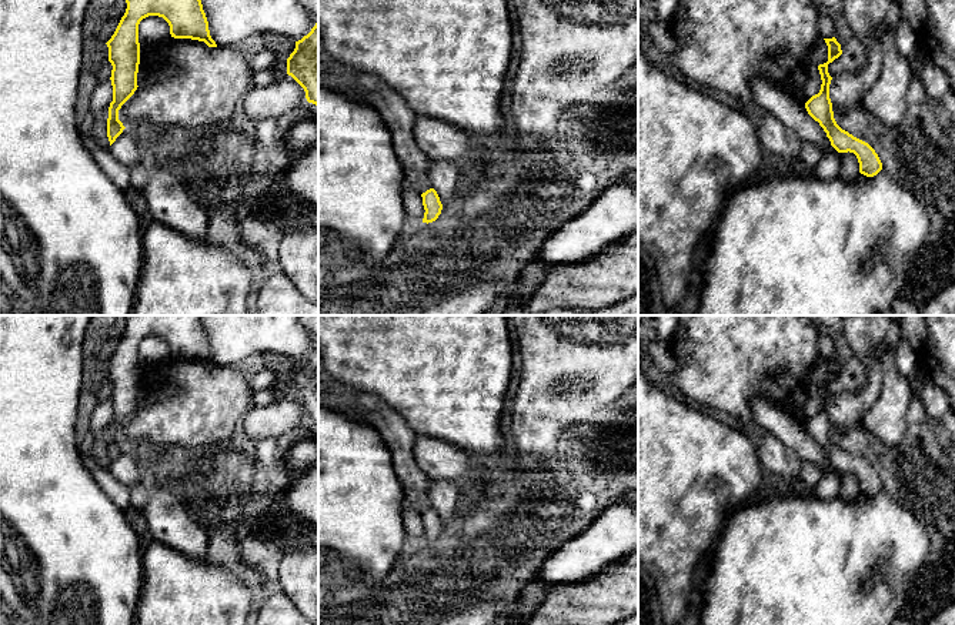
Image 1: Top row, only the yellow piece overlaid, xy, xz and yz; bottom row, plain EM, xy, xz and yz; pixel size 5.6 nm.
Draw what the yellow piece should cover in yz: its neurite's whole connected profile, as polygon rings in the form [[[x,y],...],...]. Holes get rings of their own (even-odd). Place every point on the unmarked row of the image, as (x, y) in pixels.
[[[835,357],[824,360],[828,365],[828,381],[818,385],[822,400],[821,410],[805,422],[805,428],[824,448],[831,465],[838,472],[854,472],[859,482],[859,492],[866,497],[874,497],[882,489],[882,482],[875,469],[868,462],[842,449],[834,438],[832,422],[829,418],[829,404],[832,397],[828,392],[828,384],[838,378],[842,374],[842,370]]]

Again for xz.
[[[434,508],[427,509],[421,514],[423,517],[423,525],[424,525],[424,538],[423,542],[433,542],[438,538],[443,529],[443,524],[440,521],[440,517]]]

